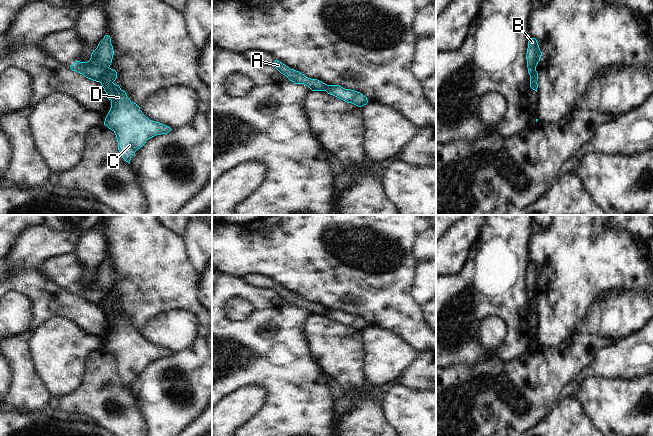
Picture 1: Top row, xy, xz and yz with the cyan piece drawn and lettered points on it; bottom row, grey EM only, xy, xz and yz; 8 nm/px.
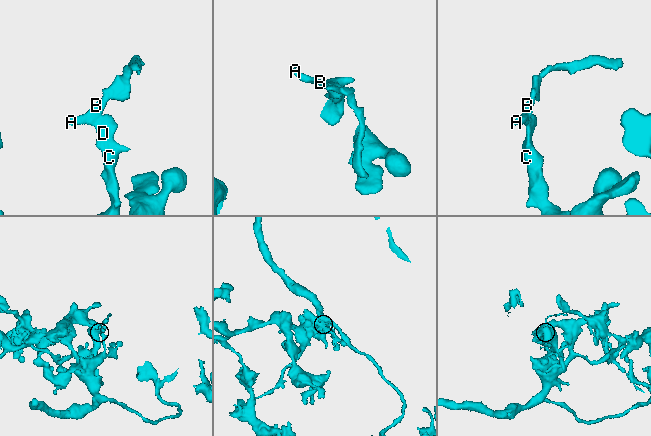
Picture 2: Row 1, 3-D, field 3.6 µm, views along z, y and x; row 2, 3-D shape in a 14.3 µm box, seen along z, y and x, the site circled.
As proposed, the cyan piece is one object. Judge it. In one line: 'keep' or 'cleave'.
cleave

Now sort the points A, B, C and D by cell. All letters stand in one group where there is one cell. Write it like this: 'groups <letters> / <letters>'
groups A B / C D

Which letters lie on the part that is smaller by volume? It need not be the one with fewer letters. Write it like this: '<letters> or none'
A, B

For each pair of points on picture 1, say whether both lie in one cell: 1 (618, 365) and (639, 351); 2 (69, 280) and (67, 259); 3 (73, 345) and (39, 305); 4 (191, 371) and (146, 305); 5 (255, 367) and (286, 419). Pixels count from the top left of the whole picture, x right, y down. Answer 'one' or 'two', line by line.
1: one
2: one
3: two
4: one
5: one

